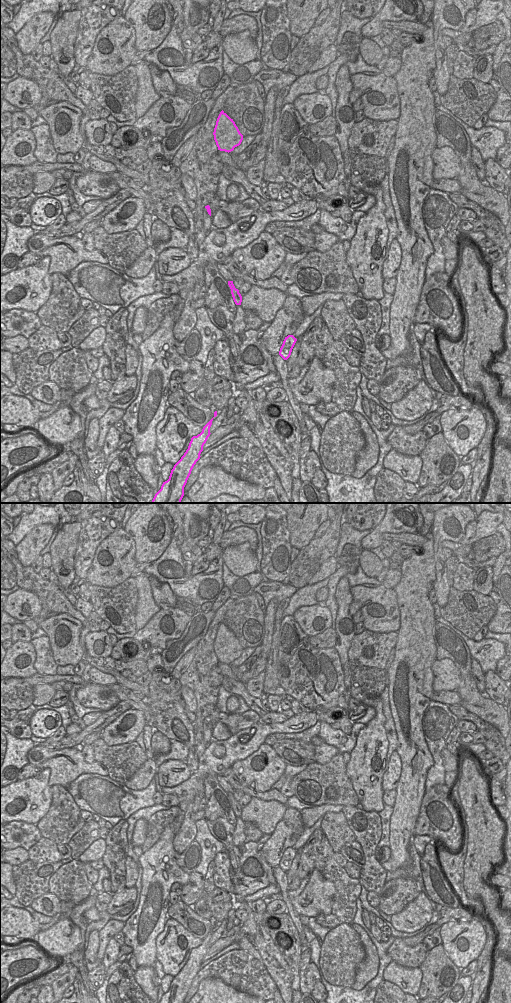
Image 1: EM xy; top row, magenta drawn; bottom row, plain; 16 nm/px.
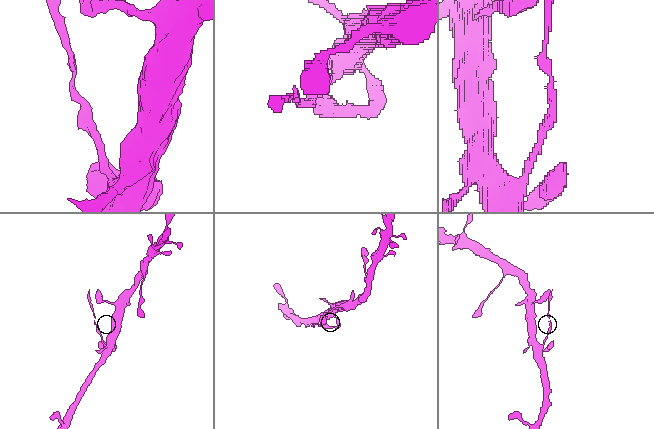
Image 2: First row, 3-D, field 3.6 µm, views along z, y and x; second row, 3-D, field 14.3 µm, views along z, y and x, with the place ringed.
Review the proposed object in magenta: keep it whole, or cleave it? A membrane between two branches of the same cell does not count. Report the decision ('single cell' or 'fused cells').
fused cells

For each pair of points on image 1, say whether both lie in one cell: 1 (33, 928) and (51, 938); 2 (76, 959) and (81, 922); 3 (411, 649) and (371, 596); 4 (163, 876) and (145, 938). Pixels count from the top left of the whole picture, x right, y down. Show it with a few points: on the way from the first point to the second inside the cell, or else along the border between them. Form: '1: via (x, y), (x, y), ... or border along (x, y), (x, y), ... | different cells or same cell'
1: border along (39, 930), (32, 940) | different cells
2: via (80, 950), (82, 931) | same cell
3: border along (399, 608), (399, 629), (397, 632) | different cells
4: via (155, 891), (153, 908), (146, 923) | same cell

